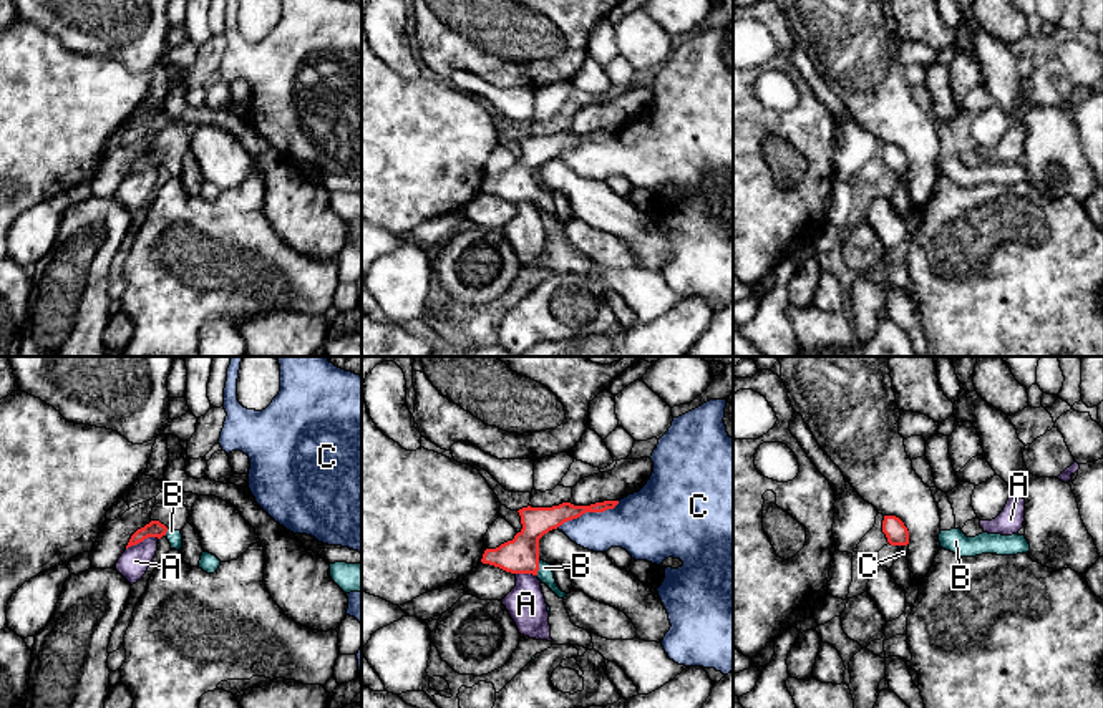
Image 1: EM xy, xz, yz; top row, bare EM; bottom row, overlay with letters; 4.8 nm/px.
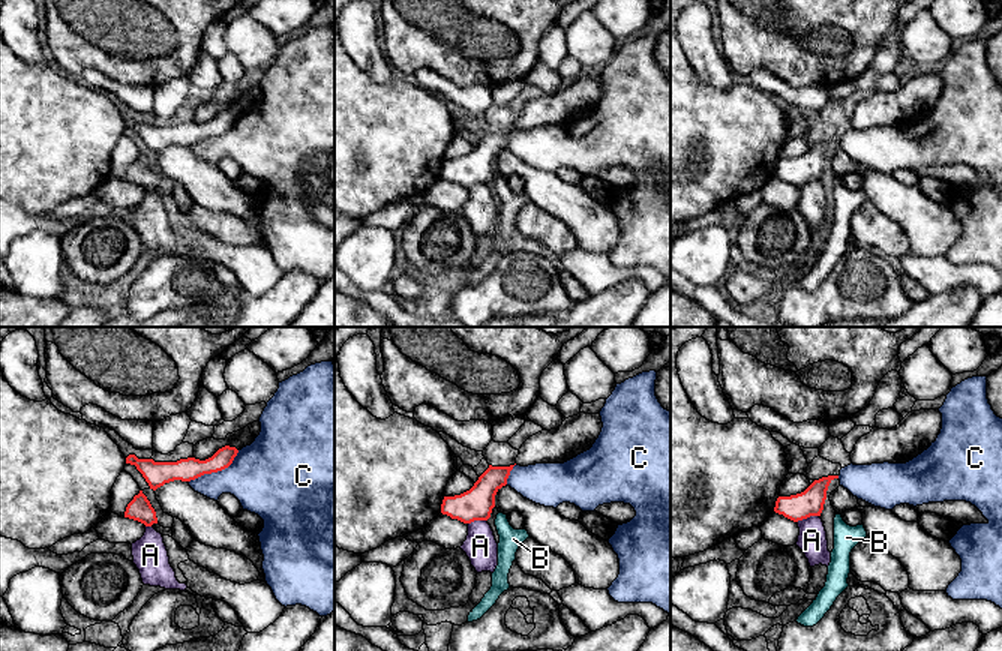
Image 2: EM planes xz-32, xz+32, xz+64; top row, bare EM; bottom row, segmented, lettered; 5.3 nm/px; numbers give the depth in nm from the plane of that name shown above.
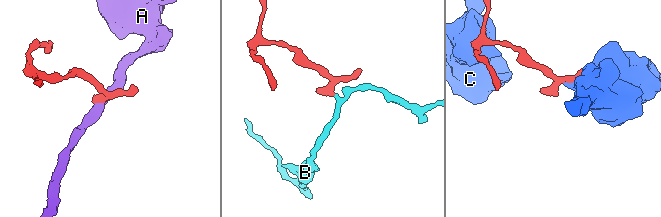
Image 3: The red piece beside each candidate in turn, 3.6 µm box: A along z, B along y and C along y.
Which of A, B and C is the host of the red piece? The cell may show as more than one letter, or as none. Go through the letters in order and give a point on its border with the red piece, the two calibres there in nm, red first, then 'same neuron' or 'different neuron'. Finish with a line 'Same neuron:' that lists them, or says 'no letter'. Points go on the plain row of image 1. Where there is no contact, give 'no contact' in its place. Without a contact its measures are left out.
A: meets red in xy at (141, 169); 80 nm thick on the red side, 140 nm on the other; different neuron
B: meets red in xz at (538, 196); 180 nm thick on the red side, 80 nm on the other; same neuron
C: meets red in xz at (587, 140); 140 nm thick on the red side, 280 nm on the other; different neuron
Same neuron: B

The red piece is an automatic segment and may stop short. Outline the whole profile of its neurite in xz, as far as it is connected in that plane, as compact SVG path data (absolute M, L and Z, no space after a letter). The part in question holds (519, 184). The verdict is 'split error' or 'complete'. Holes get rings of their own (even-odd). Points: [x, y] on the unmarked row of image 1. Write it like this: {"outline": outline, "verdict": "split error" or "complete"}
{"outline": "M604 129L590 134L574 134L562 131L552 136L522 136L519 138L522 158L513 169L496 177L486 177L481 191L499 196L511 202L532 202L546 212L559 227L562 221L554 207L552 194L539 187L539 167L567 149L577 148L586 141L604 141L614 138L619 129Z", "verdict": "split error"}

